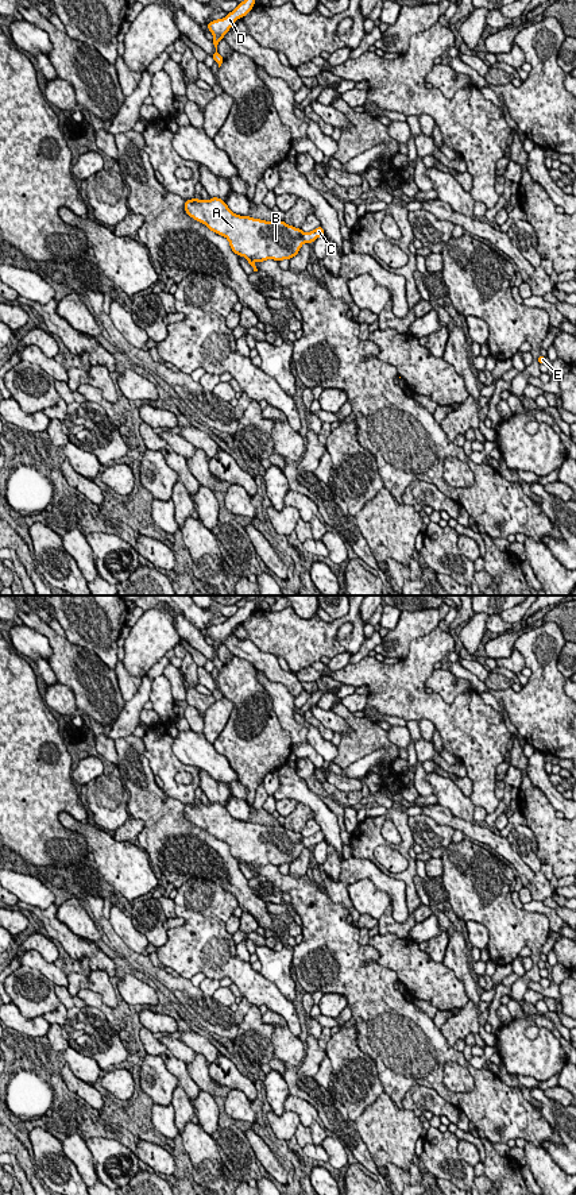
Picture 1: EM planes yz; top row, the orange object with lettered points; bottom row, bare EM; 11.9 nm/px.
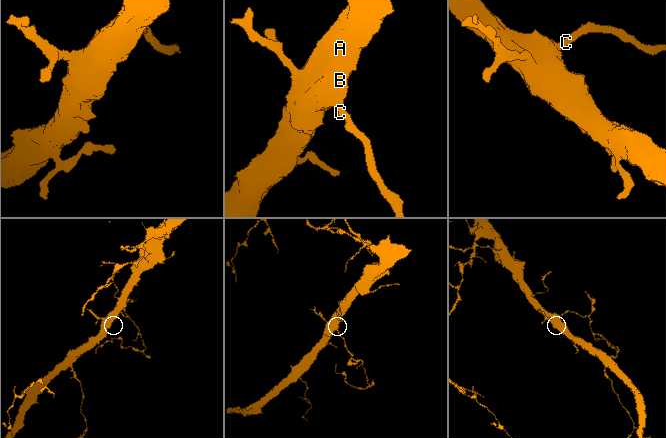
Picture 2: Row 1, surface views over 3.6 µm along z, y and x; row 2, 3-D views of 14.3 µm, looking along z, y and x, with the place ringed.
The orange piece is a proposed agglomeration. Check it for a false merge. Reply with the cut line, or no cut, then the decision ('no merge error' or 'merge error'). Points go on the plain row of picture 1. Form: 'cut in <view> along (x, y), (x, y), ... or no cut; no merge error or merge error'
no cut; no merge error

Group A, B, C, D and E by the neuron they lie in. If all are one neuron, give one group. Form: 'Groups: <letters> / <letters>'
Groups: A B C D E

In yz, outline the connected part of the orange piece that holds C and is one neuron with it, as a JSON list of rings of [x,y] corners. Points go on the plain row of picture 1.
[[[196,802],[185,805],[185,817],[210,836],[227,843],[231,855],[244,861],[254,876],[258,876],[255,866],[291,864],[304,848],[313,848],[325,840],[321,830],[306,839],[282,825],[266,826],[236,820],[219,802],[210,802],[209,806]]]

